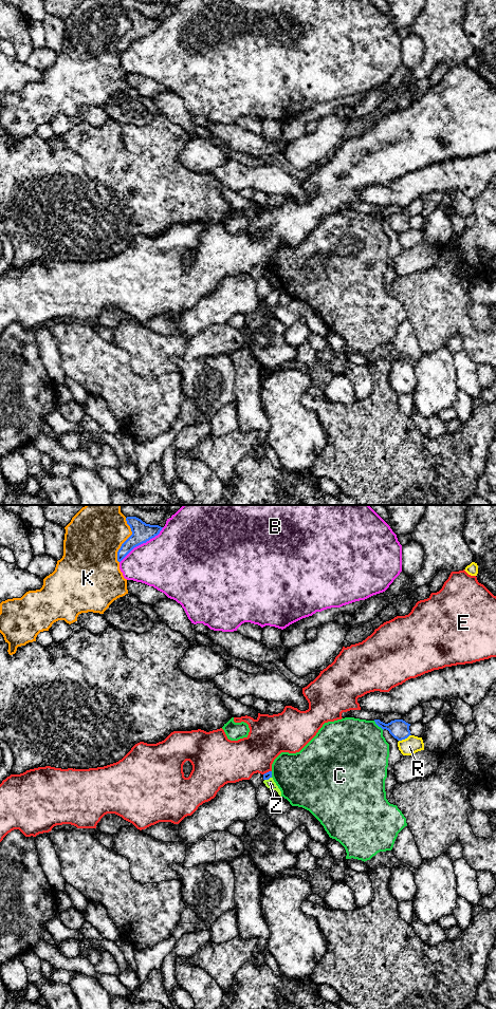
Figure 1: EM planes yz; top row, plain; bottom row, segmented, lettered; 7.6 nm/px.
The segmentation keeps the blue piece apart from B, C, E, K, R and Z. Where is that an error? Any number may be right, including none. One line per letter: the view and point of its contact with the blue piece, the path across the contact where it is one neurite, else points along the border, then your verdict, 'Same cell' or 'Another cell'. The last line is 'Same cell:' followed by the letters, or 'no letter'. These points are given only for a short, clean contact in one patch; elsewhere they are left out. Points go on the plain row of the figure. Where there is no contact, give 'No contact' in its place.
B: Touches blue at yz (142, 36). Another cell
C: Touches blue at yz (379, 219). Another cell
E: Touches blue at yz (267, 265). Another cell
K: Touches blue at yz (126, 33). Another cell
R: Touches blue at yz (404, 231). Another cell
Z: Touches blue at yz (268, 272). Boundary: yz (271, 269), (264, 273). Another cell
Same cell: no letter

